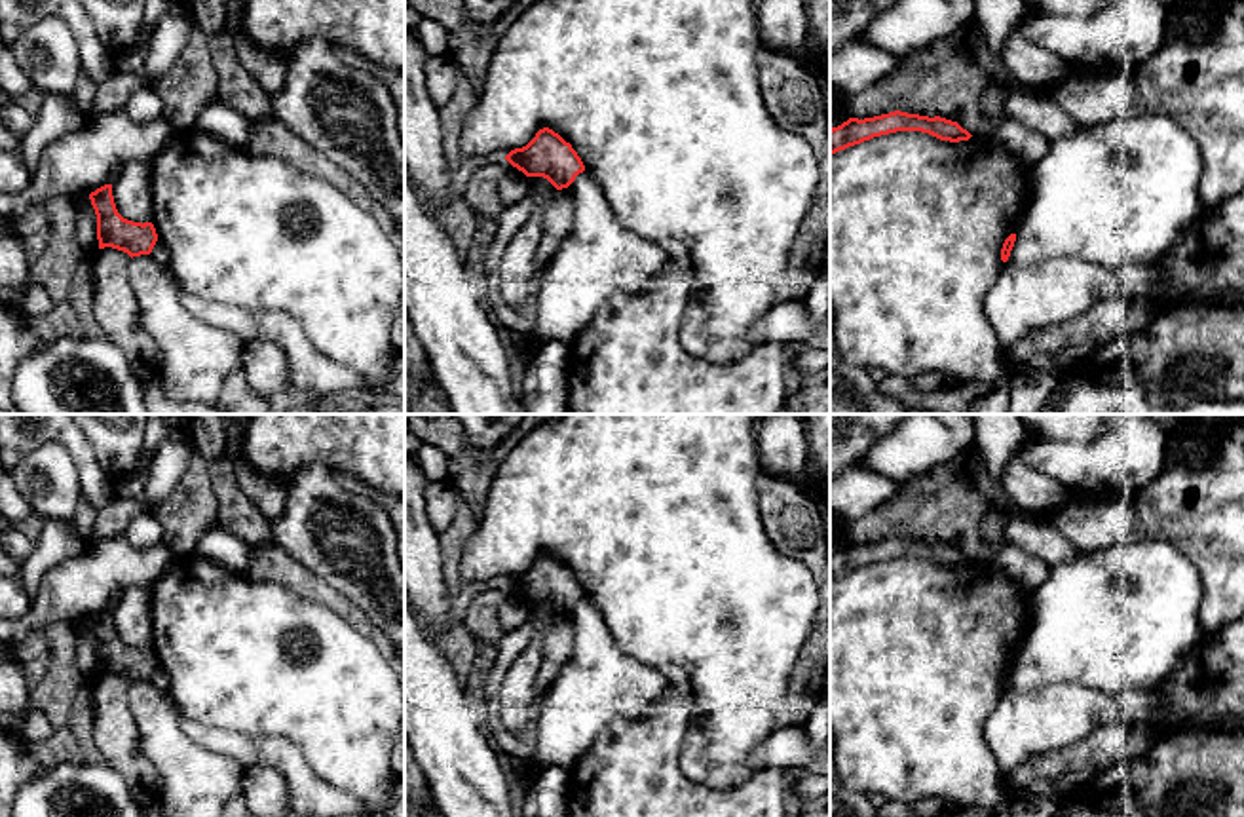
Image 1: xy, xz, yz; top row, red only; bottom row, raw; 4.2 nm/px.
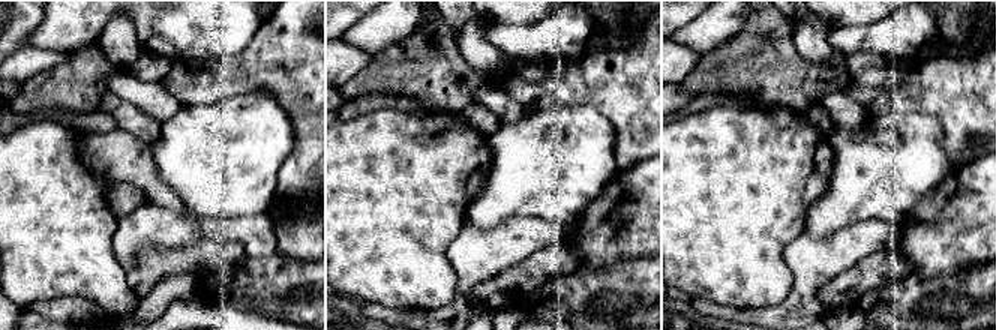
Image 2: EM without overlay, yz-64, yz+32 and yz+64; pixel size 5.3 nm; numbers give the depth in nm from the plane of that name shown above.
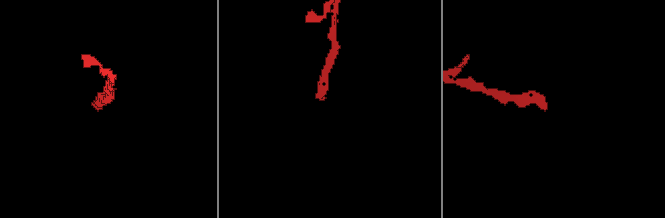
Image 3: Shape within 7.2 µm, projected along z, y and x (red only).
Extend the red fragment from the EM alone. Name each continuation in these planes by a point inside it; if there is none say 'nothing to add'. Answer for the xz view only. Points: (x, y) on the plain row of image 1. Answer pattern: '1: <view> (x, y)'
nothing to add

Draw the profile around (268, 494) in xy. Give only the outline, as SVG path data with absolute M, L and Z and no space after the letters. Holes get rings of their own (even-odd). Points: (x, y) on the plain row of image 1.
M234 458L236 477L243 494L266 517L275 519L283 513L291 484L258 473L245 458Z

